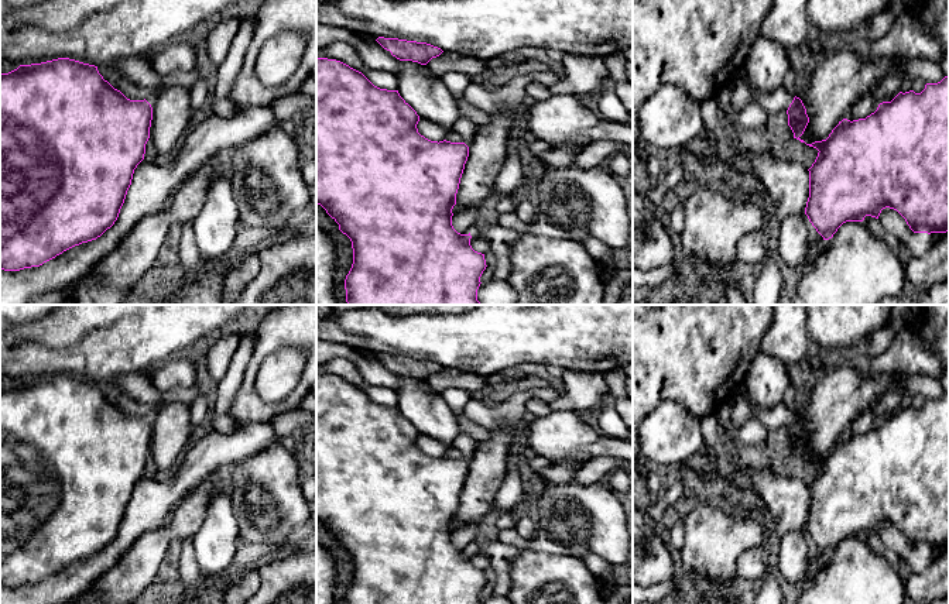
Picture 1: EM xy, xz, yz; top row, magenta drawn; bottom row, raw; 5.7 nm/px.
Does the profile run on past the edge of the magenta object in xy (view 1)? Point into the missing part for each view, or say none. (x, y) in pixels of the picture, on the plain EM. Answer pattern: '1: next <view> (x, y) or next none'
1: next xy (151, 415)

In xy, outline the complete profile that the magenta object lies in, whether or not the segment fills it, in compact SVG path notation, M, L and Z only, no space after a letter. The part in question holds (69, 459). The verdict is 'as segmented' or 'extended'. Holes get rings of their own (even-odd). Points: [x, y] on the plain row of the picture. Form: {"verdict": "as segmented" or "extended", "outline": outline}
{"verdict": "extended", "outline": "M69 374L0 388L0 586L40 583L114 540L134 485L144 476L160 404L144 416L130 416L103 395L97 382Z"}

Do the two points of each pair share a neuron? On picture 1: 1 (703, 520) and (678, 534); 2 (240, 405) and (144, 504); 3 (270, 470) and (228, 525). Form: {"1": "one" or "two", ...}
{"1": "two", "2": "two", "3": "two"}

